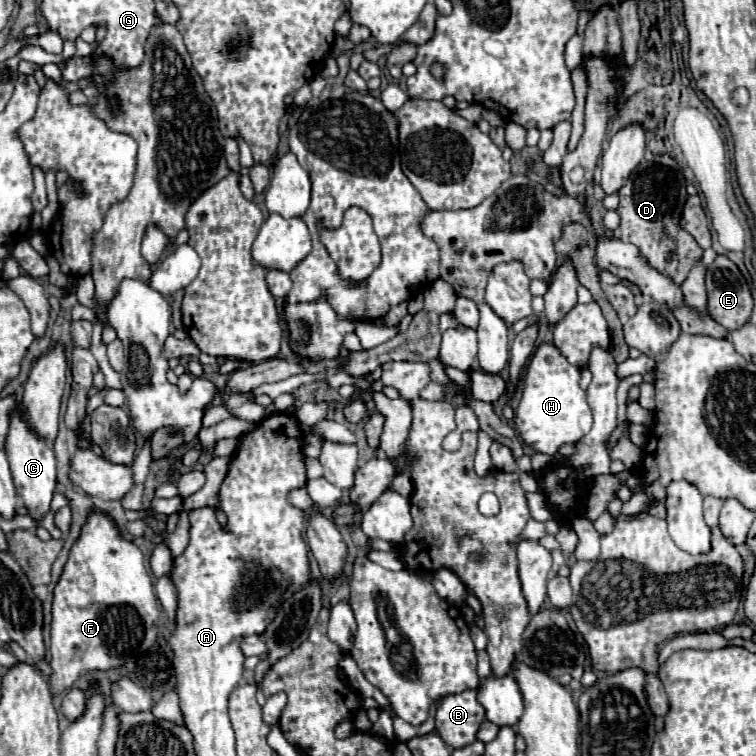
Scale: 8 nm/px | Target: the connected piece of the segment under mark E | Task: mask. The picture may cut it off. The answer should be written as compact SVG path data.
M718 255L706 269L706 289L708 313L716 323L734 331L750 319L754 305L750 287L726 255Z

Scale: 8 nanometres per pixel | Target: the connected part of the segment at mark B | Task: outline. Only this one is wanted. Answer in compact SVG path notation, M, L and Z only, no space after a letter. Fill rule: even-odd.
M476 691L444 695L438 699L434 725L444 743L452 749L476 741L476 731L484 721L484 709L476 701Z

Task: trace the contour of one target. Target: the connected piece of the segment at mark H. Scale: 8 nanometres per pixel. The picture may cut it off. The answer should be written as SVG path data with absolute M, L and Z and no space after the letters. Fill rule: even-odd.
M540 343L532 353L526 377L522 399L514 417L516 429L524 443L536 453L556 455L562 445L576 443L592 427L592 413L586 401L586 391L580 389L582 369L568 363L568 359L552 343Z

